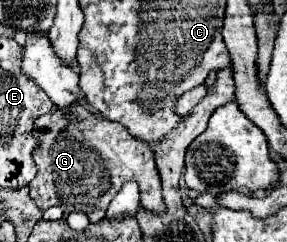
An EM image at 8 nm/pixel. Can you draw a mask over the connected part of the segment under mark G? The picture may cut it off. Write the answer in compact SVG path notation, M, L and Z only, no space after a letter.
M74 104L72 114L68 116L58 108L40 116L34 136L38 136L40 144L34 150L38 174L30 182L30 196L42 212L50 206L60 206L66 214L74 210L92 214L96 208L108 208L112 198L128 180L140 184L140 200L144 208L164 212L154 154L146 142L130 136L122 124L100 118L84 106Z

